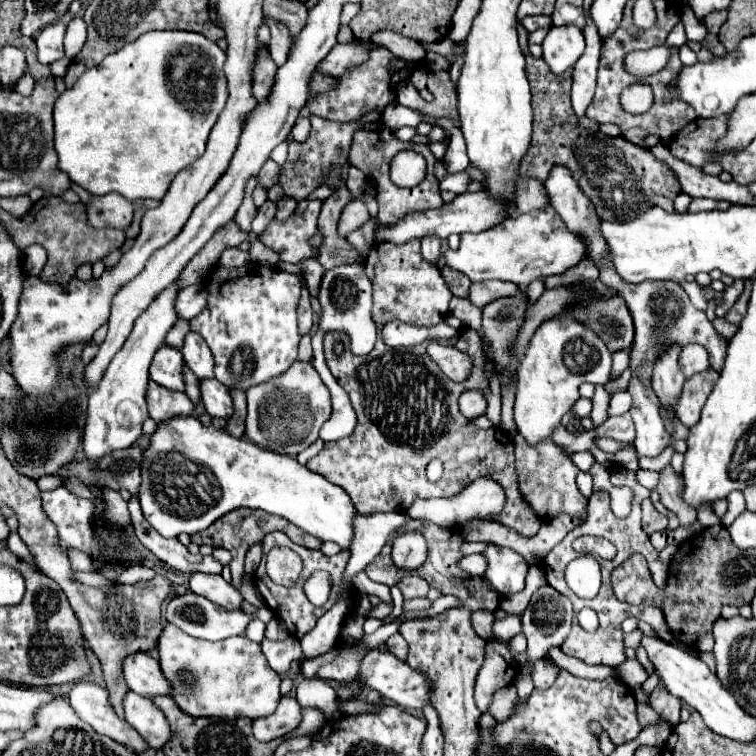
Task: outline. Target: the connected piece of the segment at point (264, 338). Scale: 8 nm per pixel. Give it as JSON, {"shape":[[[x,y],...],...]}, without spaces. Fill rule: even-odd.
{"shape":[[[245,264],[237,270],[227,270],[215,266],[209,274],[209,304],[207,308],[191,320],[191,330],[199,332],[215,358],[215,378],[223,382],[229,390],[243,390],[247,392],[255,384],[269,382],[271,378],[281,376],[295,360],[297,360],[297,346],[299,346],[299,332],[297,332],[297,302],[301,296],[301,278],[289,272],[281,272],[273,266],[263,264]],[[235,354],[241,354],[243,360],[251,364],[241,364],[241,374],[235,376],[235,368],[231,360]]]}

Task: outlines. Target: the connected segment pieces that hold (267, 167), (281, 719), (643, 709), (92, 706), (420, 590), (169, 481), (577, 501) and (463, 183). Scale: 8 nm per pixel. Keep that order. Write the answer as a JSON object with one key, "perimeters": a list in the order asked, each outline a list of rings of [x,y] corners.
{"perimeters":[[[[267,160],[257,176],[257,184],[265,190],[269,190],[271,186],[275,186],[279,182],[279,174],[281,174],[281,166],[275,164],[273,160]]],[[[283,696],[273,714],[253,720],[255,738],[267,742],[267,740],[273,740],[273,738],[289,734],[301,722],[301,712],[299,710],[301,710],[301,706],[299,706],[299,702],[295,698]]],[[[637,702],[637,716],[639,716],[639,722],[641,722],[643,726],[653,724],[655,720],[659,720],[659,716],[657,716],[647,704],[643,704],[643,702]]],[[[81,680],[81,682],[73,684],[73,688],[69,692],[69,704],[77,712],[77,716],[83,722],[87,722],[93,730],[113,738],[115,742],[129,746],[137,754],[147,750],[149,748],[147,742],[143,738],[139,738],[139,734],[133,732],[133,728],[127,722],[121,722],[117,718],[107,696],[109,696],[107,690],[101,688],[99,684]]],[[[405,576],[399,582],[399,590],[403,594],[405,600],[413,600],[413,598],[427,598],[429,592],[429,584],[425,584],[423,578],[419,576]]],[[[195,416],[171,418],[157,426],[157,430],[151,436],[149,448],[145,450],[141,474],[143,474],[143,482],[139,488],[139,500],[141,500],[143,516],[165,538],[175,538],[181,532],[193,534],[193,532],[205,530],[223,514],[235,508],[249,506],[249,508],[261,508],[265,512],[283,516],[289,522],[293,522],[297,528],[305,530],[307,534],[323,542],[331,540],[339,544],[343,550],[351,548],[351,540],[355,532],[353,520],[359,516],[359,512],[343,488],[339,488],[337,484],[331,484],[321,474],[315,474],[309,468],[301,466],[291,456],[265,450],[245,438],[233,438],[231,434],[219,428],[213,428],[213,426],[207,428]]],[[[515,436],[515,468],[517,468],[517,480],[519,480],[519,492],[523,494],[523,500],[529,504],[529,508],[537,514],[539,520],[555,518],[557,514],[587,514],[587,498],[579,492],[575,484],[575,476],[579,468],[571,462],[571,458],[553,444],[553,440],[545,440],[537,446],[529,446],[521,436]]],[[[457,172],[457,174],[447,174],[439,182],[439,188],[441,188],[441,192],[449,190],[449,192],[455,192],[455,194],[461,194],[461,192],[467,190],[467,184],[469,184],[469,176],[465,172]]]]}

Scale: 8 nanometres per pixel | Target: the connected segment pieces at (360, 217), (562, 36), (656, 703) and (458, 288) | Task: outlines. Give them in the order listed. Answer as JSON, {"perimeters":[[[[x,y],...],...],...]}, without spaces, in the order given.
{"perimeters":[[[[353,200],[349,202],[343,212],[341,212],[341,218],[339,218],[339,226],[337,226],[337,232],[341,238],[347,238],[349,232],[361,228],[365,222],[369,220],[369,212],[365,208],[365,204],[361,200]]],[[[553,26],[543,40],[543,60],[557,76],[571,70],[583,52],[585,40],[577,26]]],[[[657,686],[649,696],[649,706],[665,718],[671,726],[679,724],[679,712],[681,712],[681,700],[671,696],[663,686]]],[[[443,268],[441,272],[443,272],[443,278],[447,280],[451,292],[453,292],[455,296],[459,296],[459,298],[465,298],[465,296],[467,296],[467,290],[469,290],[469,286],[471,286],[471,280],[469,280],[465,274],[459,274],[459,272],[451,270],[451,268]]]]}

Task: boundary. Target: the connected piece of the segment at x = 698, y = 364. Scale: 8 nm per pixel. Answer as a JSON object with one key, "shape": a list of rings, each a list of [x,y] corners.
{"shape":[[[687,344],[681,350],[679,366],[681,366],[681,372],[685,374],[685,378],[691,378],[693,374],[703,372],[703,370],[709,368],[709,356],[707,356],[703,346],[699,346],[699,344]]]}

